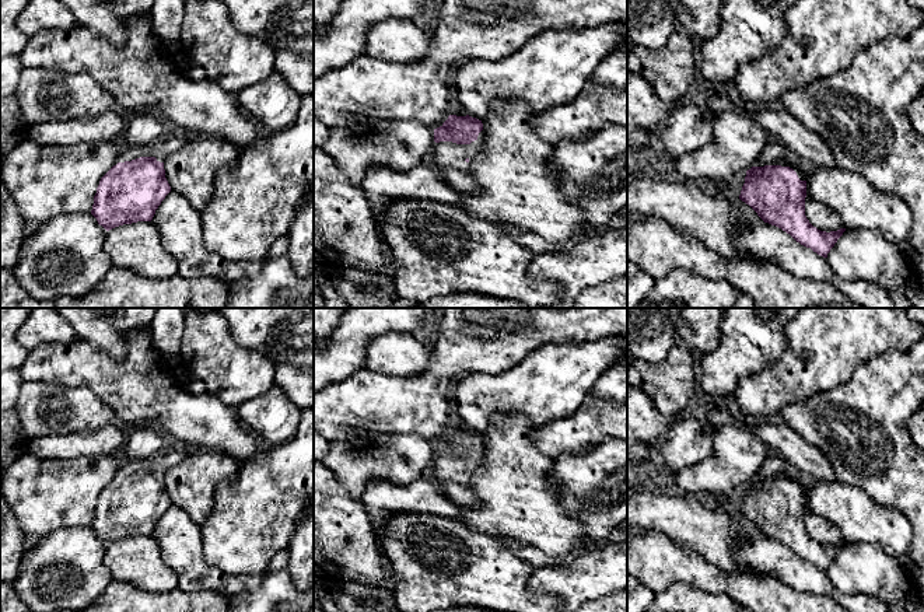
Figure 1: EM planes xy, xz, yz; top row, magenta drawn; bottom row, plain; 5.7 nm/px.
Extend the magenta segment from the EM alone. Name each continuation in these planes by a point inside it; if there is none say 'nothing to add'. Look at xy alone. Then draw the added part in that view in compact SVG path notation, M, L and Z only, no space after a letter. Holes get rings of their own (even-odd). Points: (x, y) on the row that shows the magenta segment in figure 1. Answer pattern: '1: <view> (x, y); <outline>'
1: xy (171, 142); M168 132L162 139L146 146L122 146L113 165L118 162L132 161L140 157L155 157L162 162L169 154L178 151L188 141L179 132Z

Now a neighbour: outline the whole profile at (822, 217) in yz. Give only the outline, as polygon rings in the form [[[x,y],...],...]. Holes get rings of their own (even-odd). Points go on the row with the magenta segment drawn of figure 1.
[[[808,192],[805,197],[805,216],[809,223],[820,231],[830,232],[843,228],[840,216],[830,207],[812,199]]]

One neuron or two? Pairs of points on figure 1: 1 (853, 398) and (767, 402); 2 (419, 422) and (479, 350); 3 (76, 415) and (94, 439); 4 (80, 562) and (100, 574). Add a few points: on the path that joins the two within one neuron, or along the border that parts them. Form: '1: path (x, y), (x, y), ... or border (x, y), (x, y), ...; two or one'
1: border (829, 388), (787, 404), (776, 415); two
2: path (422, 401), (436, 381), (458, 359); one
3: border (111, 422), (95, 430), (74, 430), (56, 434); two
4: path (84, 566), (95, 574); one

